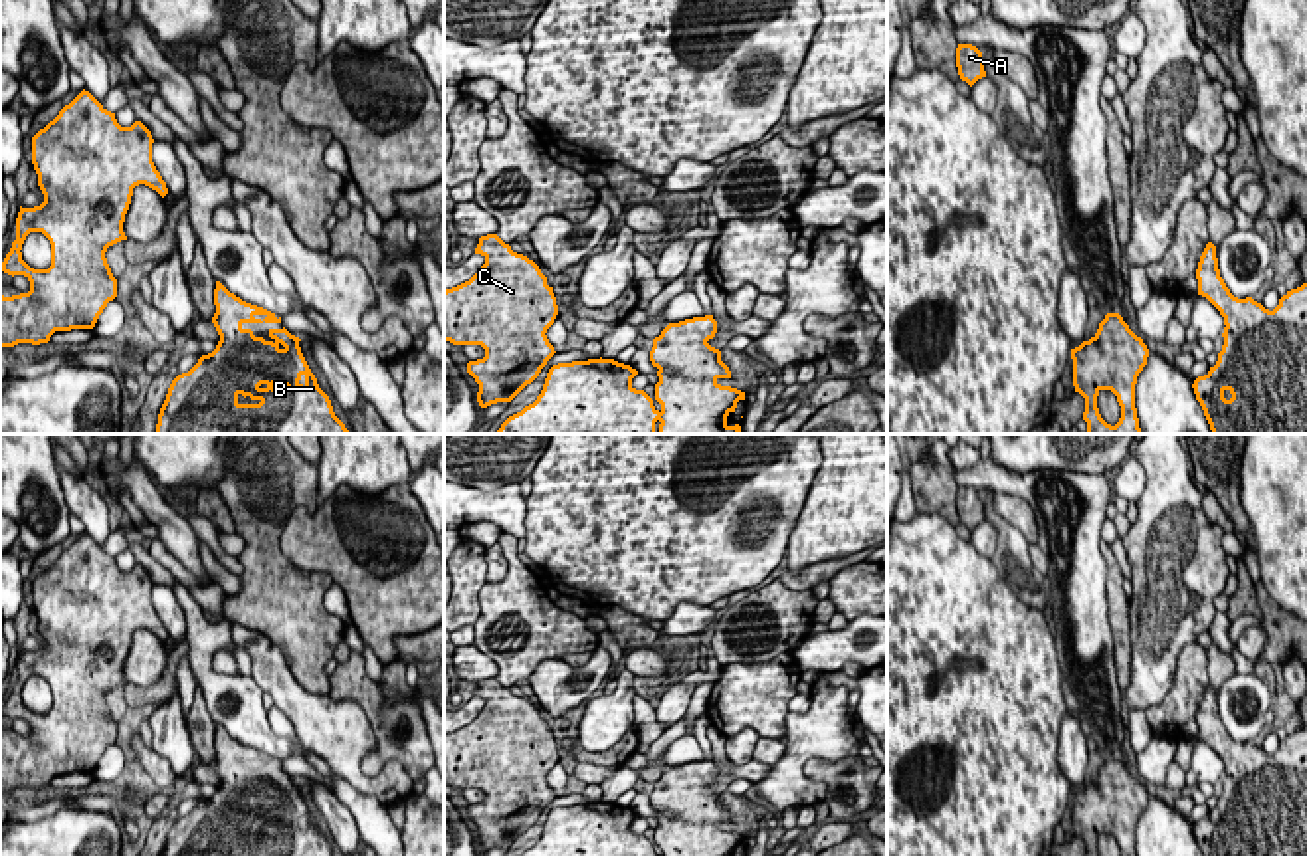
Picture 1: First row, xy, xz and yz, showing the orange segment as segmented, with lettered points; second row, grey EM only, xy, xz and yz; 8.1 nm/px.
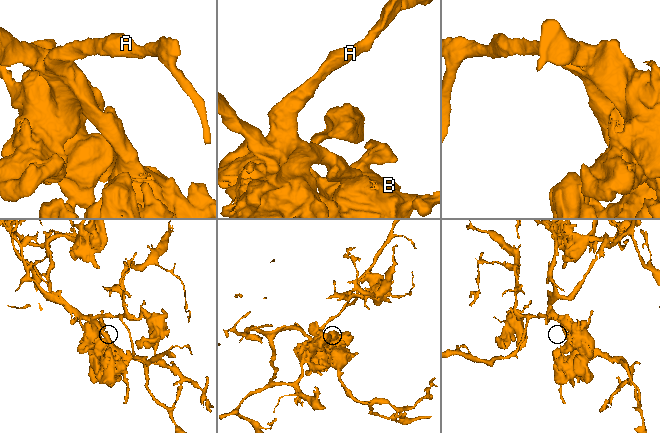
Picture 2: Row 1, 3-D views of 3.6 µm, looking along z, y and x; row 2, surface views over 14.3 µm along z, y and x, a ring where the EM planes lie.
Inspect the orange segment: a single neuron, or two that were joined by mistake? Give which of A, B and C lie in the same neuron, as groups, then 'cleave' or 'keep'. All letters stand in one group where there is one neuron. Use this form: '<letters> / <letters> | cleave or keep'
A B C | keep

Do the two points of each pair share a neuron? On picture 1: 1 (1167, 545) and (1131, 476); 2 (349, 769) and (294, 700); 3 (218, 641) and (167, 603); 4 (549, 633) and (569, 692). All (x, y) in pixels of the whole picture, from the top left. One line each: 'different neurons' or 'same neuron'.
1: different neurons
2: same neuron
3: different neurons
4: different neurons

